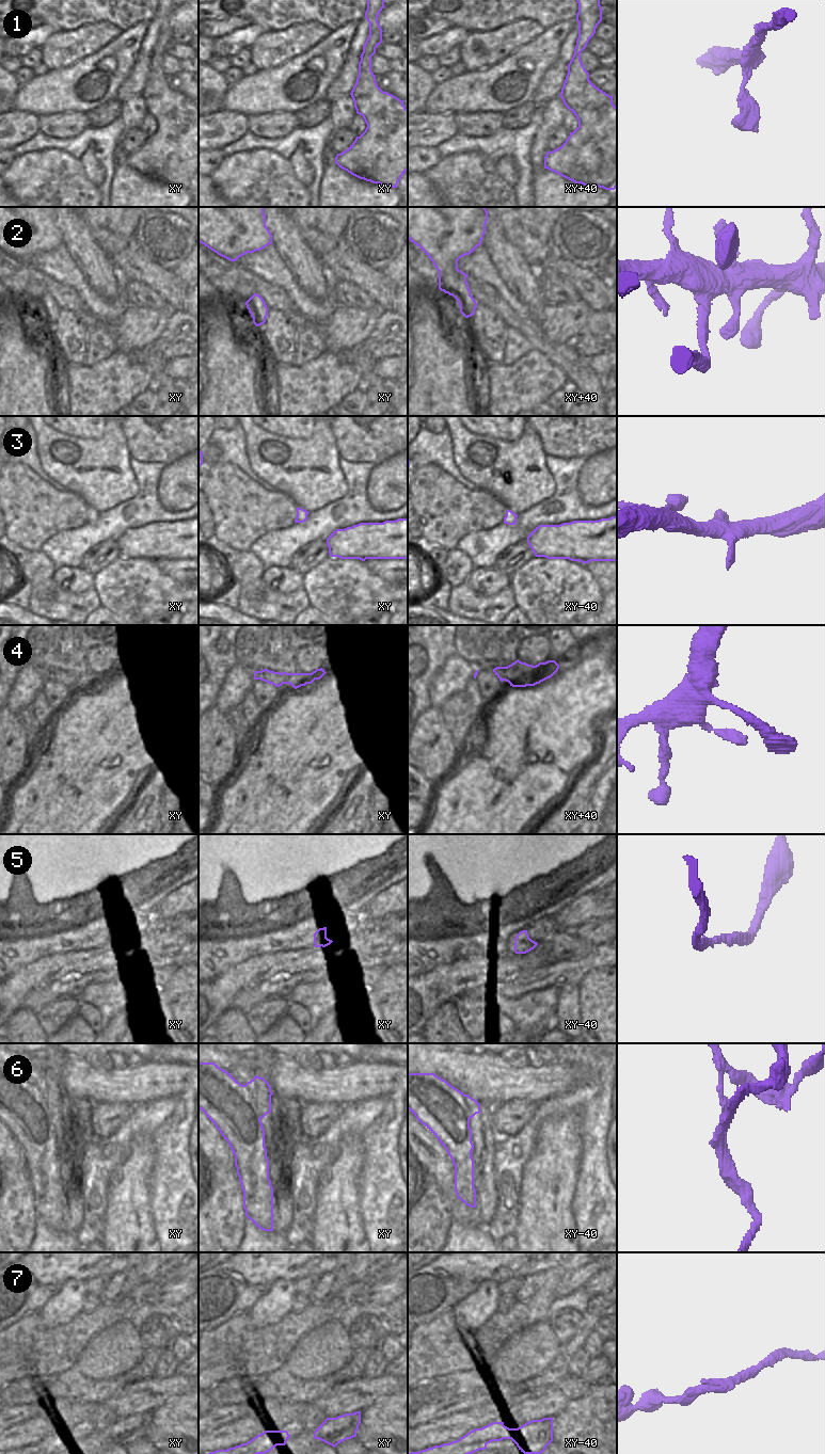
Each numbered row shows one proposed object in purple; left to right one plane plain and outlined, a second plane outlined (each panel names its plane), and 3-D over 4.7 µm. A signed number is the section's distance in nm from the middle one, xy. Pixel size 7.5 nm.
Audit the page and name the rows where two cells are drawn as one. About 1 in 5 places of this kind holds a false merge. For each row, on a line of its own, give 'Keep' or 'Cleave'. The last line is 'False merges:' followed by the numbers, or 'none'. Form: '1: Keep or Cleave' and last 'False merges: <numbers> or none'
1: Keep
2: Cleave
3: Keep
4: Keep
5: Keep
6: Cleave
7: Keep
False merges: 2, 6

